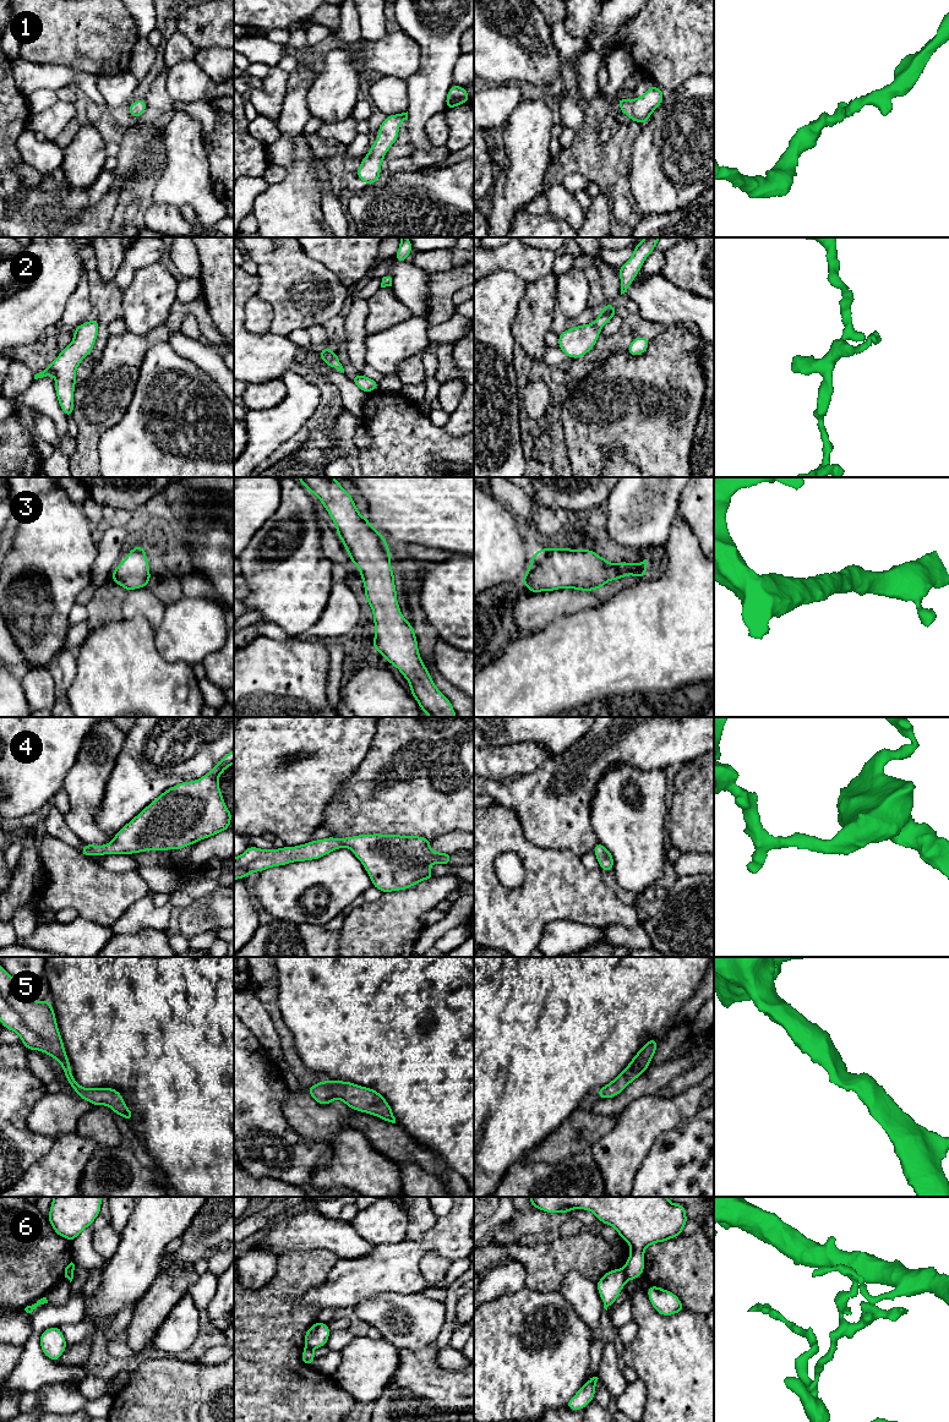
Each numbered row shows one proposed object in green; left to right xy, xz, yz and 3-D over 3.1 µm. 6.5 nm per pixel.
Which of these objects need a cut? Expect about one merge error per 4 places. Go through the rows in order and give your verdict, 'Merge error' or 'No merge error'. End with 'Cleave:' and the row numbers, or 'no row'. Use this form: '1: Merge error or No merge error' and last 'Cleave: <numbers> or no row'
1: No merge error
2: No merge error
3: No merge error
4: No merge error
5: No merge error
6: Merge error
Cleave: 6

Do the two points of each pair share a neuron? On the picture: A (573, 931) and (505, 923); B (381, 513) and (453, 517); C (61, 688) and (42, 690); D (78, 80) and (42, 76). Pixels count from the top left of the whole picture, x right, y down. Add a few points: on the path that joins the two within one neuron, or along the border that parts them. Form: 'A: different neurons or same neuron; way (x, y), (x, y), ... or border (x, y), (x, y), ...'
A: different neurons; border (574, 920), (554, 919), (544, 930), (538, 944)
B: same neuron; way (399, 513), (435, 513)
C: different neurons; border (45, 668), (53, 678), (54, 704)
D: same neuron; way (70, 77), (50, 76)

